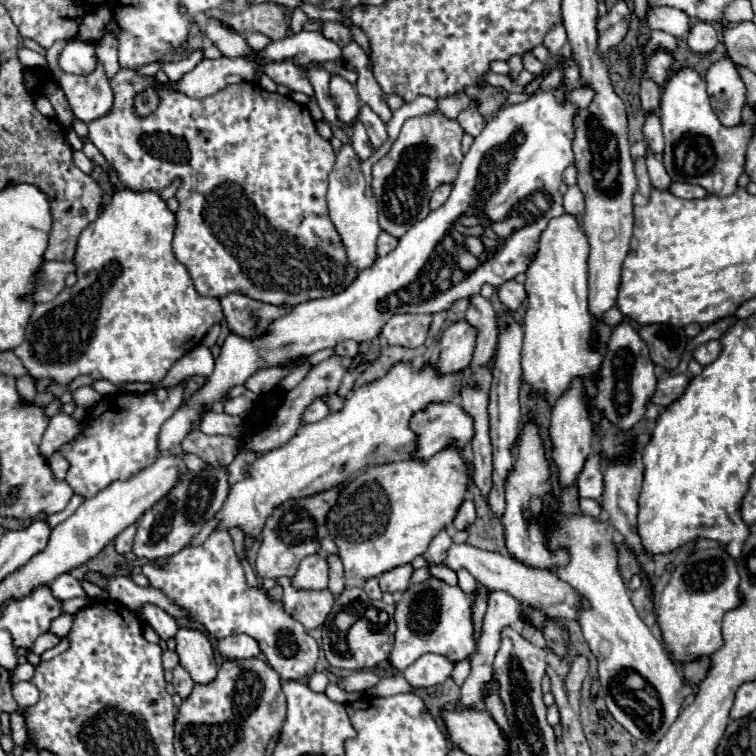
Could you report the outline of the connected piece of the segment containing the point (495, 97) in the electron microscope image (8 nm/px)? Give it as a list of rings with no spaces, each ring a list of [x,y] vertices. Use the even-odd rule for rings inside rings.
[[[470,86],[465,89],[465,94],[479,104],[479,112],[485,118],[489,118],[507,98],[507,92],[495,86]]]

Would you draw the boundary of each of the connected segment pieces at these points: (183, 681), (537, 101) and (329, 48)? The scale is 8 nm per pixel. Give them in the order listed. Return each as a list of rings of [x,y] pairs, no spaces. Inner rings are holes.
[[[177,666],[175,670],[173,670],[173,682],[171,682],[173,686],[175,686],[175,692],[185,700],[191,692],[193,692],[193,686],[195,686],[195,682],[191,680],[191,676],[181,668],[181,666]]]
[[[561,84],[555,90],[533,94],[527,102],[497,112],[497,116],[493,116],[493,120],[485,124],[471,150],[465,154],[449,200],[441,208],[433,210],[425,220],[415,224],[403,238],[399,238],[399,244],[393,252],[377,258],[371,268],[359,272],[353,284],[341,294],[293,306],[293,312],[275,320],[261,340],[245,340],[235,334],[227,336],[225,344],[221,346],[221,356],[215,360],[215,372],[207,378],[207,384],[199,388],[191,396],[191,400],[181,406],[171,416],[171,420],[163,424],[159,434],[159,452],[165,454],[173,446],[181,444],[181,440],[195,428],[197,412],[211,410],[213,402],[223,400],[233,386],[243,384],[257,370],[271,368],[299,354],[313,354],[323,348],[333,348],[343,340],[369,342],[379,336],[381,324],[387,322],[393,314],[433,314],[449,310],[455,300],[479,294],[483,284],[491,284],[497,288],[503,282],[513,280],[519,272],[525,272],[537,252],[543,228],[547,228],[551,218],[565,212],[559,186],[563,170],[573,164],[573,116],[577,110],[587,108],[593,96],[595,92],[583,84],[579,84],[571,94],[563,94]],[[563,98],[567,98],[565,106],[561,104]],[[467,212],[479,218],[485,216],[491,222],[505,220],[507,216],[515,220],[521,218],[523,226],[513,230],[513,234],[505,238],[503,252],[495,252],[461,282],[451,284],[447,290],[443,290],[443,278],[439,278],[439,274],[431,274],[429,258],[435,246],[451,230],[455,220],[461,220],[463,216],[467,216]],[[413,284],[419,284],[415,290],[421,292],[421,300],[415,304],[407,304],[397,294],[399,290]]]
[[[299,32],[283,40],[267,44],[263,50],[255,50],[261,60],[293,62],[307,66],[311,62],[335,62],[341,58],[341,46],[325,38],[321,32]]]

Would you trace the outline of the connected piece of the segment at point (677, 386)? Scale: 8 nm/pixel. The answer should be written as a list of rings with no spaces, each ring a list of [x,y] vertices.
[[[675,374],[675,376],[661,378],[657,382],[657,390],[651,396],[651,404],[669,406],[671,402],[675,402],[683,394],[687,384],[689,384],[689,376],[685,376],[685,374]]]

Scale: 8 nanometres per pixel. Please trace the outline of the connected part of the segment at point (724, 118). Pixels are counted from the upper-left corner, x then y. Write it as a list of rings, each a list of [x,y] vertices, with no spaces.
[[[729,58],[713,62],[713,66],[707,70],[705,82],[713,112],[725,126],[737,126],[741,122],[741,110],[745,106],[747,92],[737,64]]]

